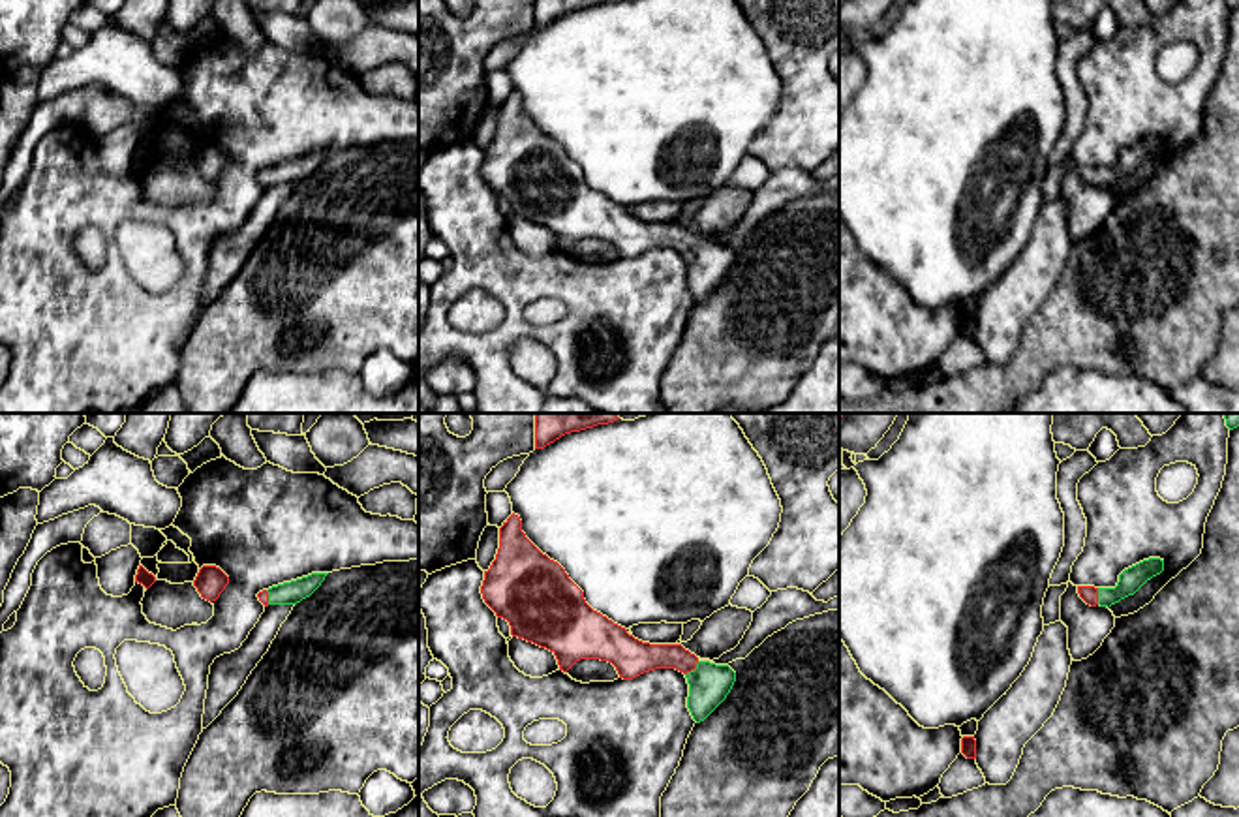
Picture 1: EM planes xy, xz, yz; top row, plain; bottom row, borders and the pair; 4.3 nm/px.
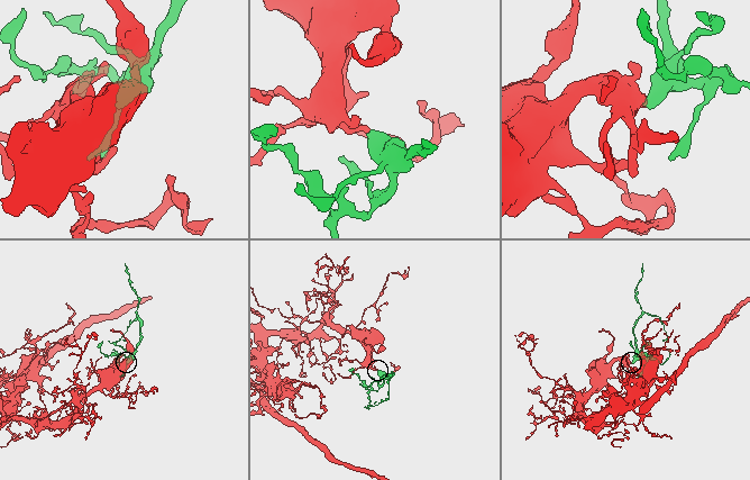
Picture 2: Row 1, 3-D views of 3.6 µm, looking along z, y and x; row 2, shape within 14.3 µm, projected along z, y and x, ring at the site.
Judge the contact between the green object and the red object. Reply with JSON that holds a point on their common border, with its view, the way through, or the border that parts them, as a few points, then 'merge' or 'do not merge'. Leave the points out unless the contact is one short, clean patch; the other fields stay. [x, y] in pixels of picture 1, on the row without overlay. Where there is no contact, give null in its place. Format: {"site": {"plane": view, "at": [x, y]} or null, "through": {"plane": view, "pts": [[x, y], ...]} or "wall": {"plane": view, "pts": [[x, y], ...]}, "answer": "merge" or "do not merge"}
{"site": {"plane": "xz", "at": [695, 248]}, "through": {"plane": "xz", "pts": [[708, 263], [695, 248], [678, 237], [639, 237]]}, "answer": "merge"}

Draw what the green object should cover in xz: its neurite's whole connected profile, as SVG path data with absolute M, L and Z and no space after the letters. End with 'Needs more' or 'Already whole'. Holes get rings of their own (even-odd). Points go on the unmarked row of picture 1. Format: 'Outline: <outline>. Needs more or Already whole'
Outline: M518 94L499 107L499 128L481 165L484 182L511 205L511 214L550 229L567 252L580 239L601 239L616 246L620 257L633 259L655 248L676 248L689 263L687 287L696 302L704 301L730 272L736 252L728 244L700 240L681 224L650 224L635 218L625 207L593 190L584 171L565 148L543 133L522 111Z. Needs more

